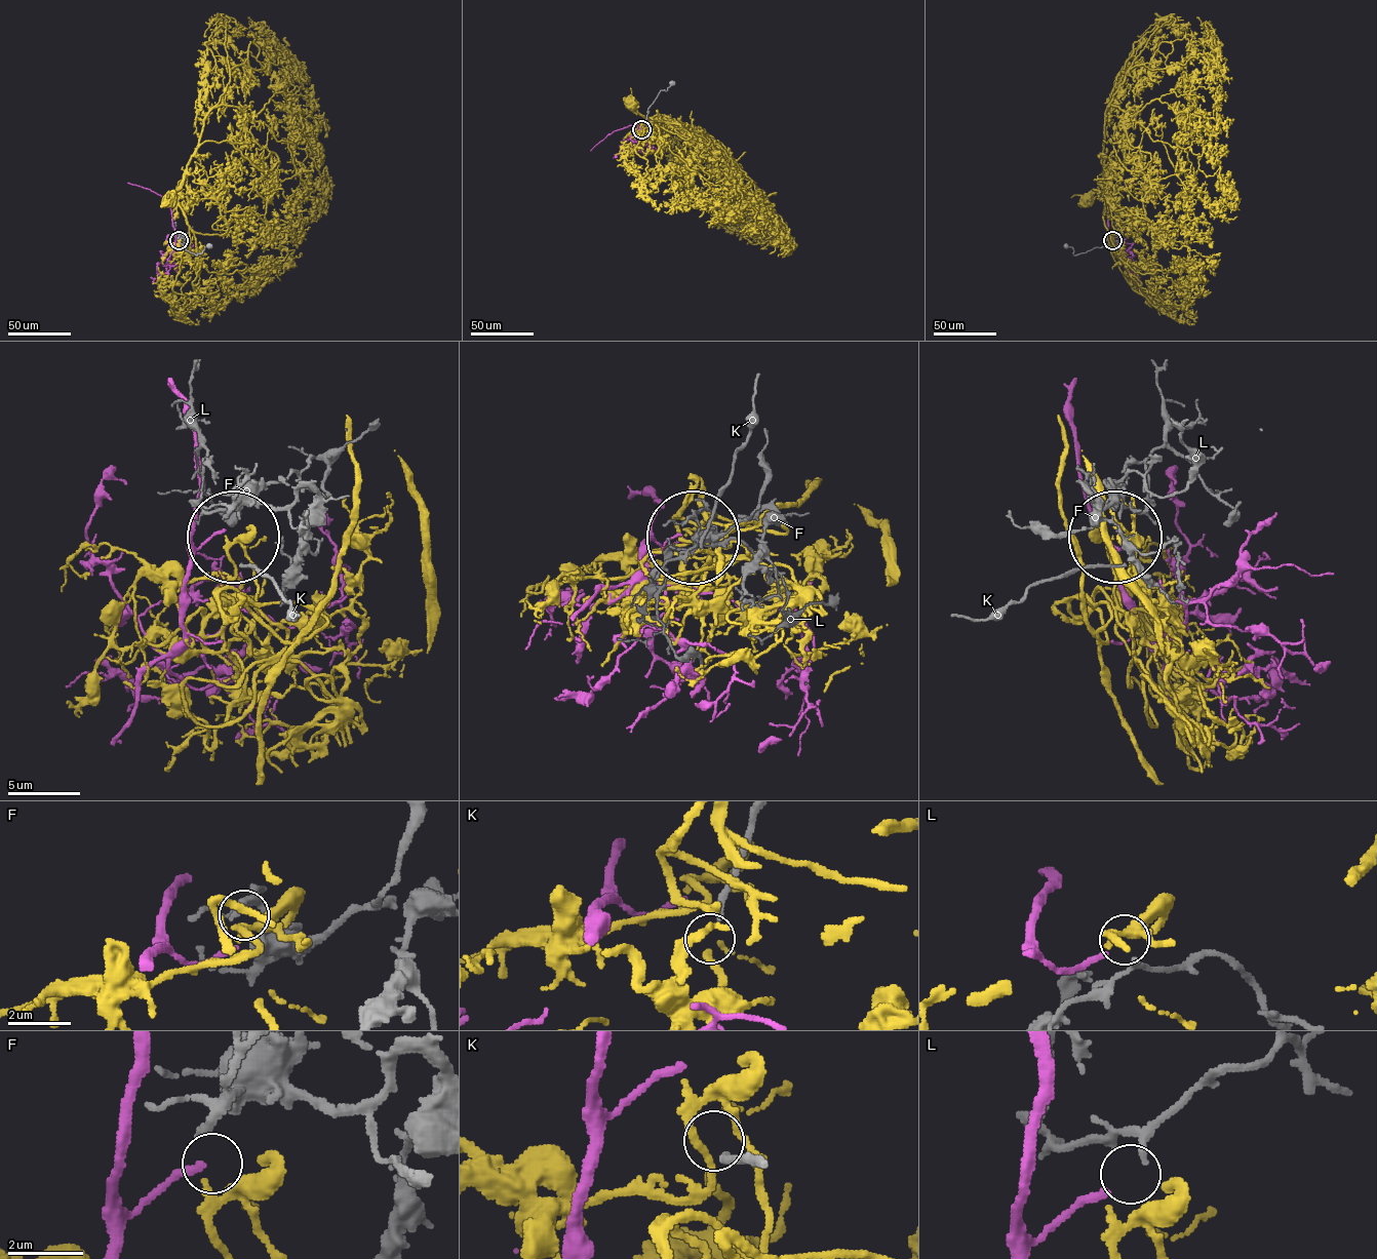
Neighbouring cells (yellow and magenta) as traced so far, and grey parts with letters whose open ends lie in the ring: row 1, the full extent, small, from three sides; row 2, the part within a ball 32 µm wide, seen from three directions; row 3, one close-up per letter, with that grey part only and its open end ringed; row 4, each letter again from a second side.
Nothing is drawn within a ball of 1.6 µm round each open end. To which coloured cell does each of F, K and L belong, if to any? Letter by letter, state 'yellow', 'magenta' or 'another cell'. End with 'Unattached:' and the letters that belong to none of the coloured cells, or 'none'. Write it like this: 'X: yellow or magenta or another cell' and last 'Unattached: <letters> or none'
F: yellow
K: another cell
L: magenta
Unattached: K

